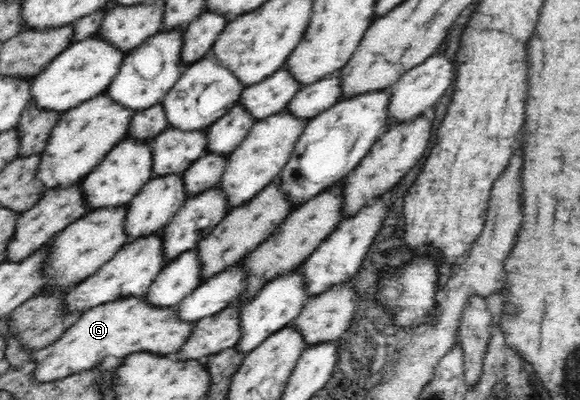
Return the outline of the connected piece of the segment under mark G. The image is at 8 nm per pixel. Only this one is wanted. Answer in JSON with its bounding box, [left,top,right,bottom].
[36,296,194,382]

